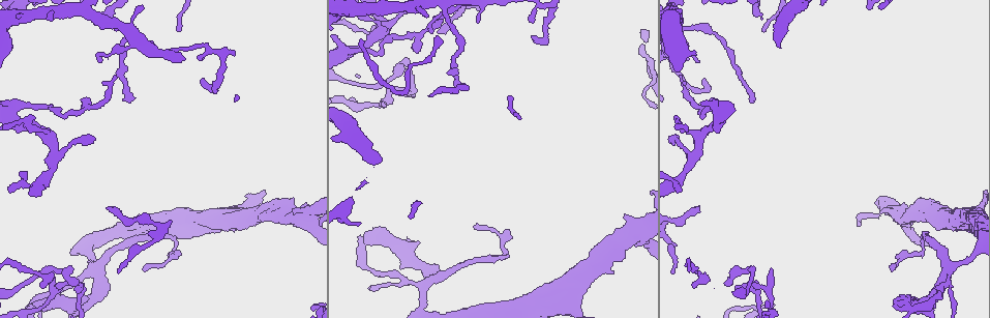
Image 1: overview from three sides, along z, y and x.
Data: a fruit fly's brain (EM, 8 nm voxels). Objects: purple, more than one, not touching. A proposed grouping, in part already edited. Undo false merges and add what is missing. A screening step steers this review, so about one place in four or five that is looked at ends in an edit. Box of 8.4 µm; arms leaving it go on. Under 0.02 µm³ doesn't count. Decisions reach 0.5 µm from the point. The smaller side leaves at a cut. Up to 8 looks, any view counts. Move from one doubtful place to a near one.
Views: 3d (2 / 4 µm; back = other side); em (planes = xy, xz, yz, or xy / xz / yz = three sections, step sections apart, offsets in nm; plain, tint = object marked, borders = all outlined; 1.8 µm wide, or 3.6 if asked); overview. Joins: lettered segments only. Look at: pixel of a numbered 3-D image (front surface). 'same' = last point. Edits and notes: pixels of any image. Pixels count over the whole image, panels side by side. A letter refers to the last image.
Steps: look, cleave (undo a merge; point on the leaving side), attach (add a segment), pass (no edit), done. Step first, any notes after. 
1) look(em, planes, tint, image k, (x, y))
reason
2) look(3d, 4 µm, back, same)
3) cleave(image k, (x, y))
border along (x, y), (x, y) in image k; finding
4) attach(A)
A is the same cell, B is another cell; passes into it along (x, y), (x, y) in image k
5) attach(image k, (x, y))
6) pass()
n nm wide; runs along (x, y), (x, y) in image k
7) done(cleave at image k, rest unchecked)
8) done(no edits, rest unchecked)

look(3d, 4 µm, image 1, (166, 236))
sharp bend

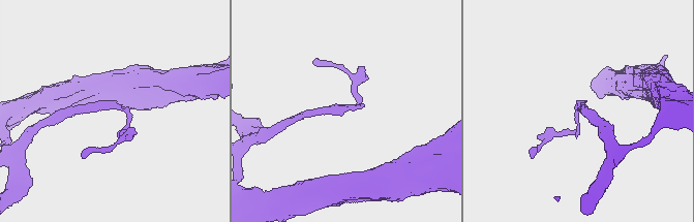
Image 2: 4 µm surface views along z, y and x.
look(em, xz, step 8, tint, image 2, (343, 107))

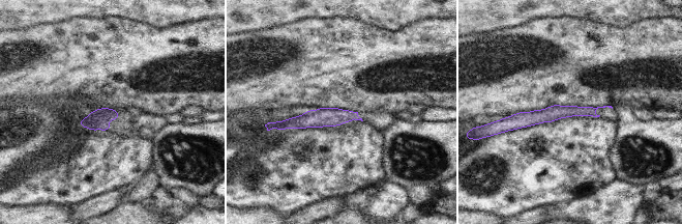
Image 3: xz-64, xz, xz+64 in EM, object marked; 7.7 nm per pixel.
look(em, planes, borders, same)
cut it another way

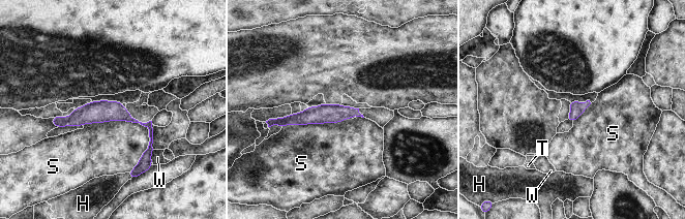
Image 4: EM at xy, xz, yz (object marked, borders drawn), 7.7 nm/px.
pass()
110 nm wide; S touches over 550 nm; H, S, T and W are other cells; all the same cell

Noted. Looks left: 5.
look(3d, 2 µm, image 1, (957, 262))

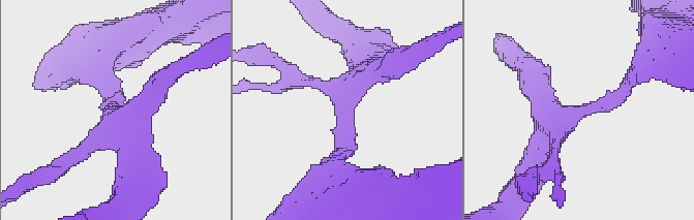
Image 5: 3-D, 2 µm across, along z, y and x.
look(em, xy, step 8, tint, image 5, (347, 99))
4 arms

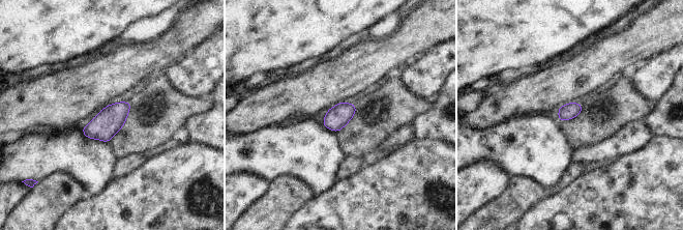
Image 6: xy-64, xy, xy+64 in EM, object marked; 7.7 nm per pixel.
look(em, xy, step 8, borders, same)
what lies round it

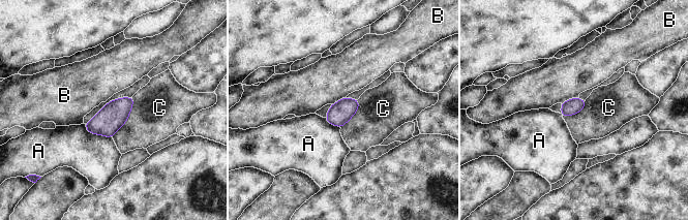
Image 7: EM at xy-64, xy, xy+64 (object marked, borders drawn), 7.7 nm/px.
pass()
A, B and C are other cells; border along (132, 96), (129, 117), (112, 137) in image 7; one cell here

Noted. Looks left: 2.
look(em, planes, tint, image 1, (623, 216))
branch stops here

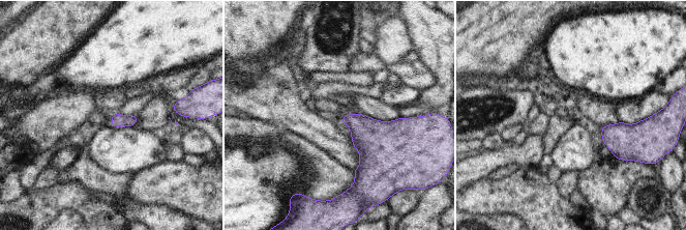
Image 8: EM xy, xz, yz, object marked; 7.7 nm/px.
look(em, planes, borders, same)

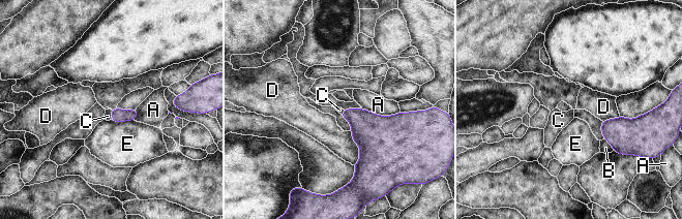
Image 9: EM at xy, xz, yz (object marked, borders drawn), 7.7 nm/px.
attach(C)
C is the same cell, A, B, D and E are other cells; passes into it along (118, 115), (111, 114), (108, 116) in image 9; it goes on there

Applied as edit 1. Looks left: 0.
done(attach at image 9, rest unchecked)

